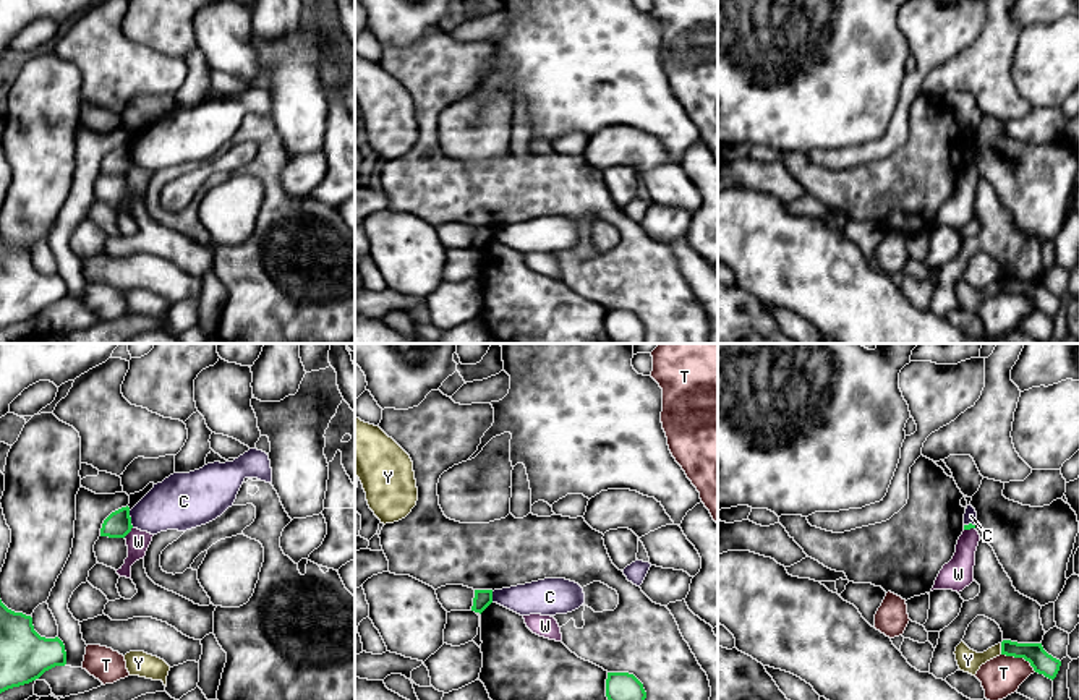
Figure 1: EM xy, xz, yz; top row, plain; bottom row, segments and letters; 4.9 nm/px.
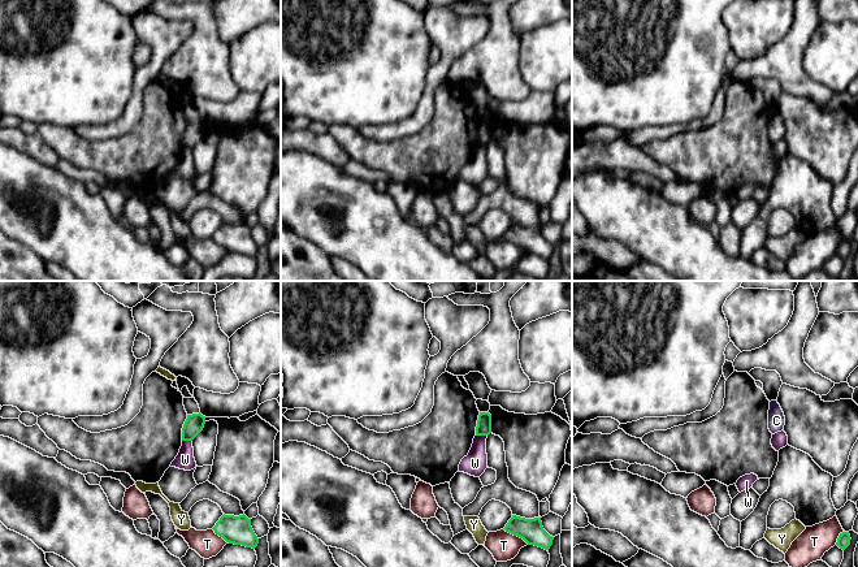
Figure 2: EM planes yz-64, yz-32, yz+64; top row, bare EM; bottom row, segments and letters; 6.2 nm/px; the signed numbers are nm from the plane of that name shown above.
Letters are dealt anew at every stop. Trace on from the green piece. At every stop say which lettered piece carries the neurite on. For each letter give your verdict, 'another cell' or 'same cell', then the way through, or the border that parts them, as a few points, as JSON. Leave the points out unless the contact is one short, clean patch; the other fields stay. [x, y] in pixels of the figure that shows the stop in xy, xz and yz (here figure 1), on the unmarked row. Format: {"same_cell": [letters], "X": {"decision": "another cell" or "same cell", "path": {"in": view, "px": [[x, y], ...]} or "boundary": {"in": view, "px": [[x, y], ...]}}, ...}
{"same_cell": [], "C": {"decision": "another cell", "boundary": {"in": "xy", "px": [[128, 148], [133, 164]]}}, "T": {"decision": "another cell"}, "W": {"decision": "another cell"}, "Y": {"decision": "another cell"}}

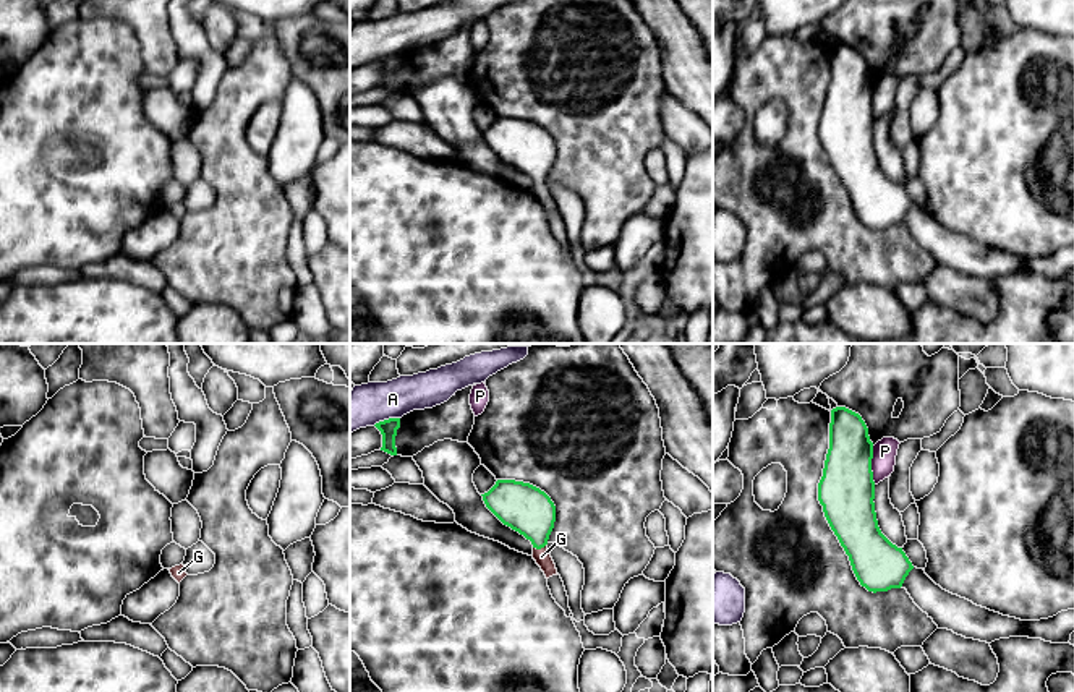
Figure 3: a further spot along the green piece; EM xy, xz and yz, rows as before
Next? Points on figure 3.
{"same_cell": ["G"], "A": {"decision": "another cell", "boundary": {"in": "xz", "px": [[399, 54], [389, 54], [373, 62]]}}, "G": {"decision": "same cell", "path": {"in": "xz", "px": [[524, 145], [535, 156], [540, 185], [541, 193]]}}, "P": {"decision": "another cell"}}

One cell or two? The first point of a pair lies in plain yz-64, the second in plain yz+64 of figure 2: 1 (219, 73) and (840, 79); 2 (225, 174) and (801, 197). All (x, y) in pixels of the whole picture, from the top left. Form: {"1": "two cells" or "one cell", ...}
{"1": "two cells", "2": "two cells"}

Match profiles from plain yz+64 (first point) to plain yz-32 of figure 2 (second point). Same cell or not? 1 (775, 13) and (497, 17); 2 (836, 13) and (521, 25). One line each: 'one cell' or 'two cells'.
1: two cells
2: one cell

